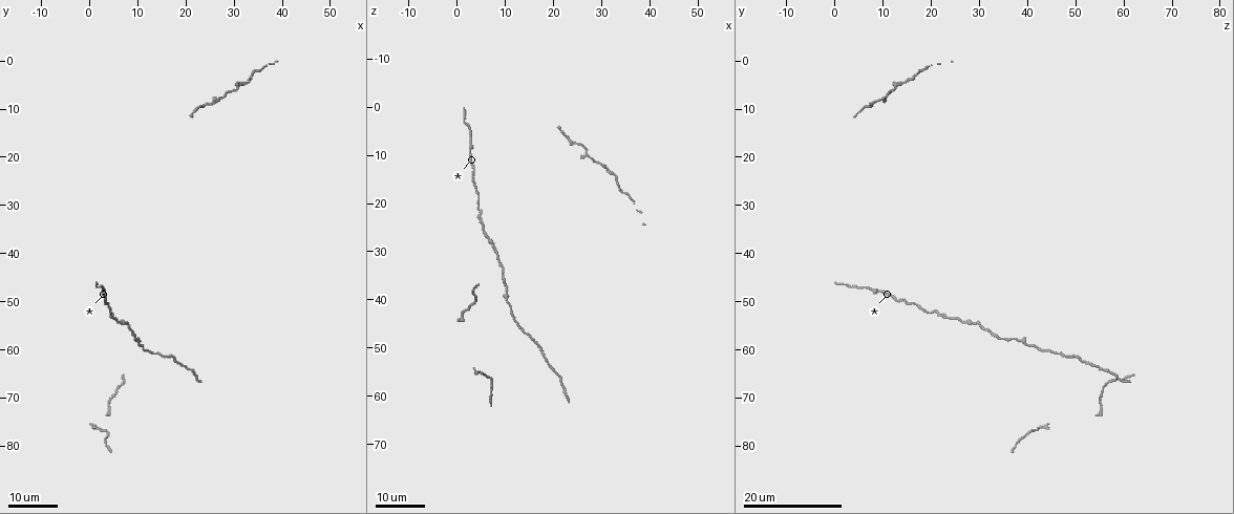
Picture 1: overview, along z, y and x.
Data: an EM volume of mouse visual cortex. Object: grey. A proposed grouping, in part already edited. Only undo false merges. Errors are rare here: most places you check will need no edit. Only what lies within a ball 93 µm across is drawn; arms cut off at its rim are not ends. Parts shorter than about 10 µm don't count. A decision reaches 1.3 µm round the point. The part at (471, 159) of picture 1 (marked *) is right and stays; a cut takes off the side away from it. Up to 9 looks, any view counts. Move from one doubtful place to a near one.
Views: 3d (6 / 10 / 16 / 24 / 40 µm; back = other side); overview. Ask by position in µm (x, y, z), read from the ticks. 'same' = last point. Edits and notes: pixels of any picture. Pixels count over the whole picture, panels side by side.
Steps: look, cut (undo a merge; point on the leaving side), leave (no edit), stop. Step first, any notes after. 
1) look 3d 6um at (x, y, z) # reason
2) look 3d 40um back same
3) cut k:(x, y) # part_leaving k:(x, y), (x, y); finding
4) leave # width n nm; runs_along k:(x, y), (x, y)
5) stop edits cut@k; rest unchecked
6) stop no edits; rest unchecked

look 3d 16um at (4.5, 53.5, 24.0) # thick turns thin

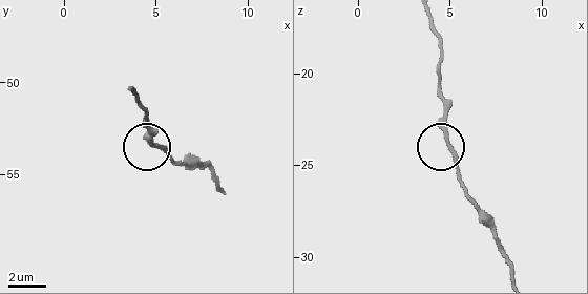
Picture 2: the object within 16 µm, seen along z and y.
look 3d 6um at (4.7, 53.3, 23.3)

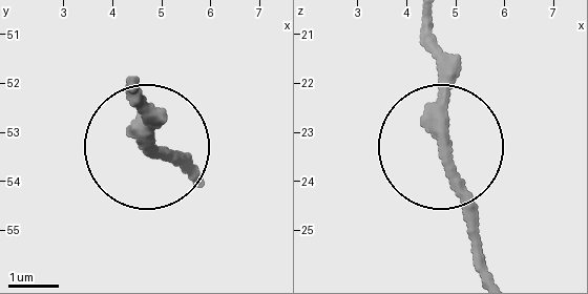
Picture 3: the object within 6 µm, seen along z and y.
leave # width 260 nm; runs_along 3:(429, 27), (442, 165), (480, 261); continuous, no second cell

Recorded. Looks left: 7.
look 3d 16um at (10.5, 59.0, 40.0) # sudden change in width

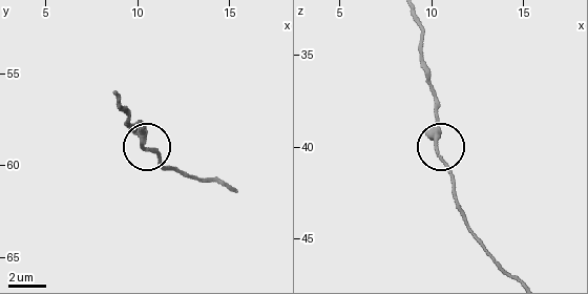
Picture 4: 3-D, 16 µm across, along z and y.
look 3d 10um at (10.4, 59.1, 40.2) # closer look

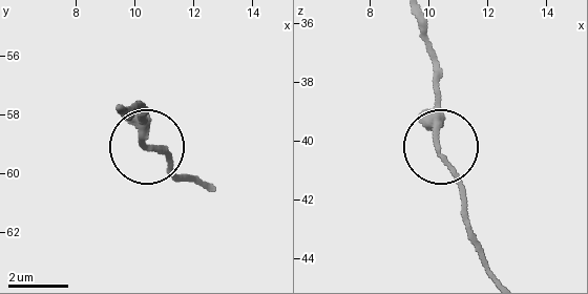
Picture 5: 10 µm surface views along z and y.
leave # one cell here

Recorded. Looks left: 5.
look 3d 16um at (17.0, 61.0, 49.5) # calibre changes

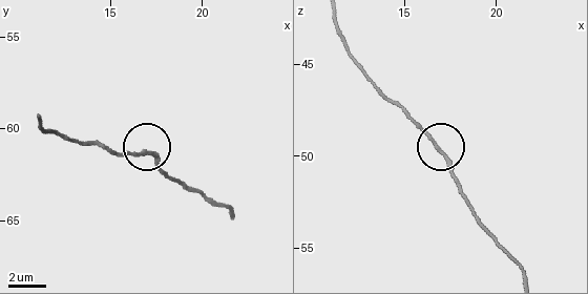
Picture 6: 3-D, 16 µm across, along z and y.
look 3d 6um at (16.7, 61.3, 49.3)

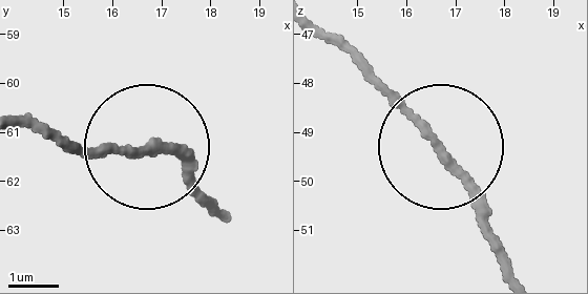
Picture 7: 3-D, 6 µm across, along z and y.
leave # one cell here

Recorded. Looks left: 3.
look 3d 24um at (8.0, 54.5, 29.0) # calibre changes

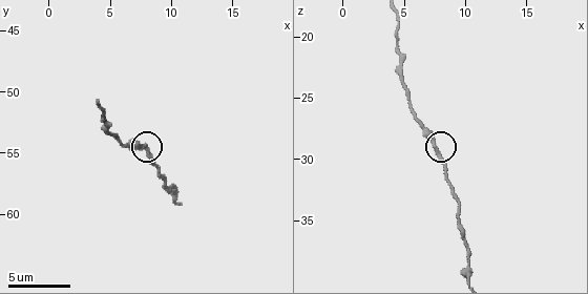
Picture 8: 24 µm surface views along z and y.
look 3d 10um at (7.4, 54.6, 28.8)

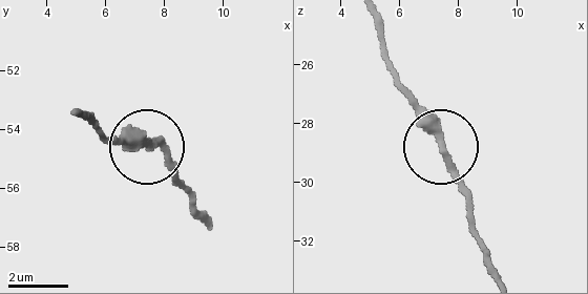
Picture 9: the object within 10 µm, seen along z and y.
leave # continuous, no second cell

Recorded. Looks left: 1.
stop no edits; rest unchecked

